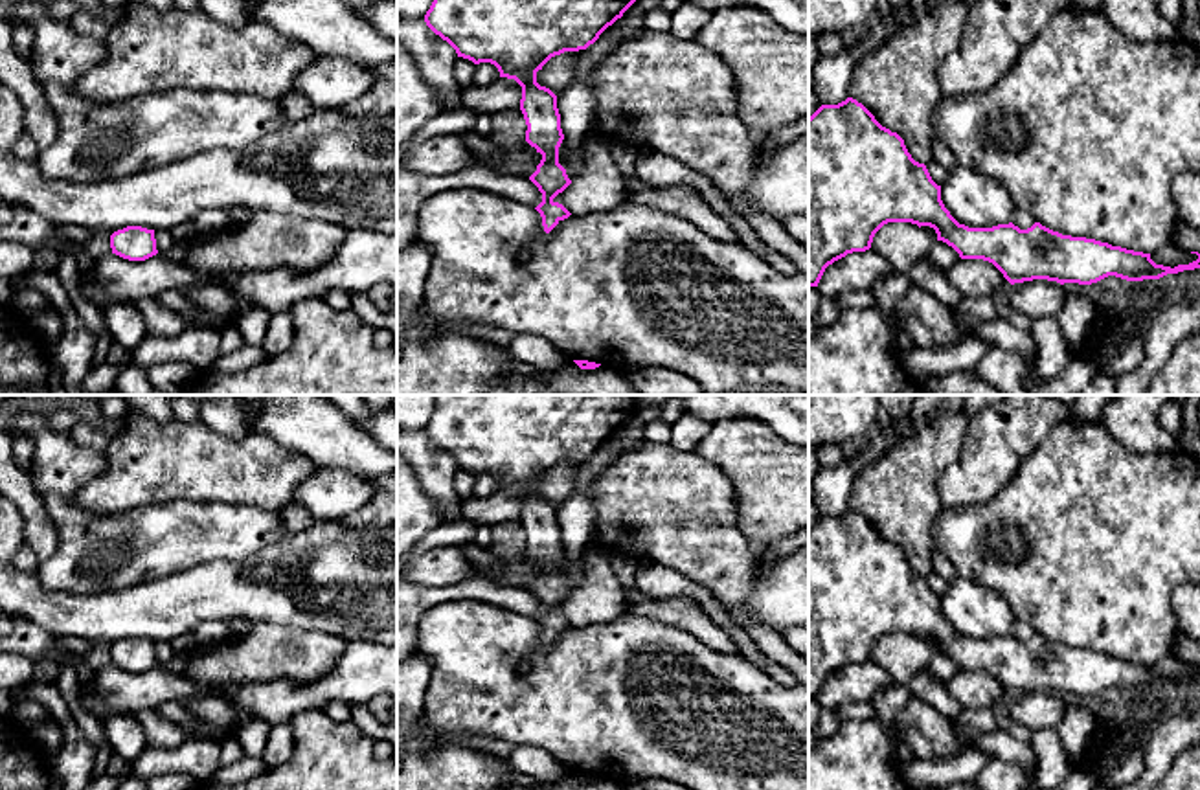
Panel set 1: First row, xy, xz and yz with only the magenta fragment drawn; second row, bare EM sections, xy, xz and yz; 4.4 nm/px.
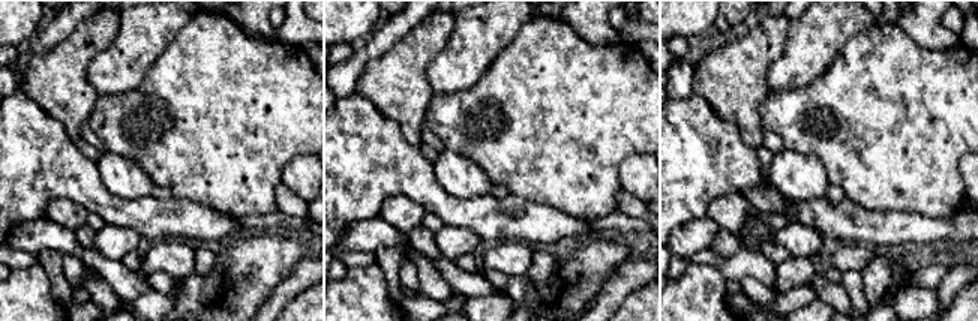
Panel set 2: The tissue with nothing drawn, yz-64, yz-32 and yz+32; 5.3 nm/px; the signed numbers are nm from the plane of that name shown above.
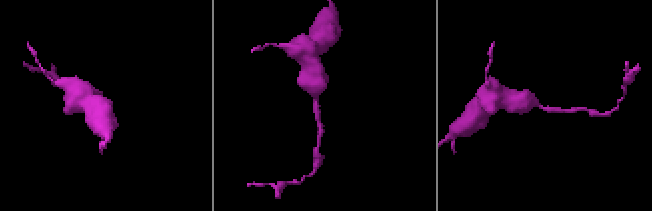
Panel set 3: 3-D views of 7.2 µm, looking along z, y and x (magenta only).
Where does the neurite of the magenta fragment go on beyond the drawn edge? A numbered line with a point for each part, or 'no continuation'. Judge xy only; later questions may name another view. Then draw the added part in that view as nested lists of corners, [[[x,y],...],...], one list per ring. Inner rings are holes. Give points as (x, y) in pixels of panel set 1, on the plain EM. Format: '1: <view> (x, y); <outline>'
no continuation

